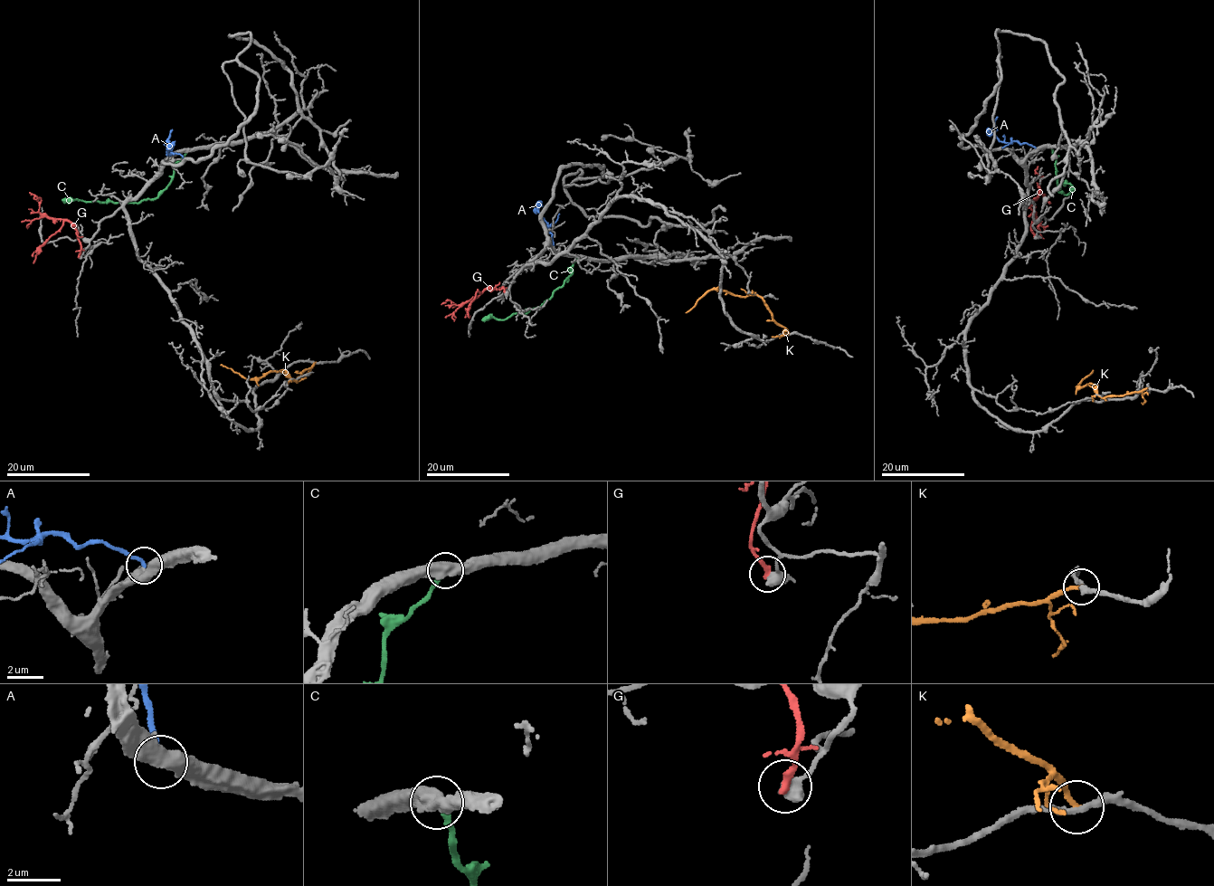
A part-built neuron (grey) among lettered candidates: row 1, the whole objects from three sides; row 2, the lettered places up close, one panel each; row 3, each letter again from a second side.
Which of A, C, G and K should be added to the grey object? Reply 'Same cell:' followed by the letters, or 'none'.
Same cell: none

